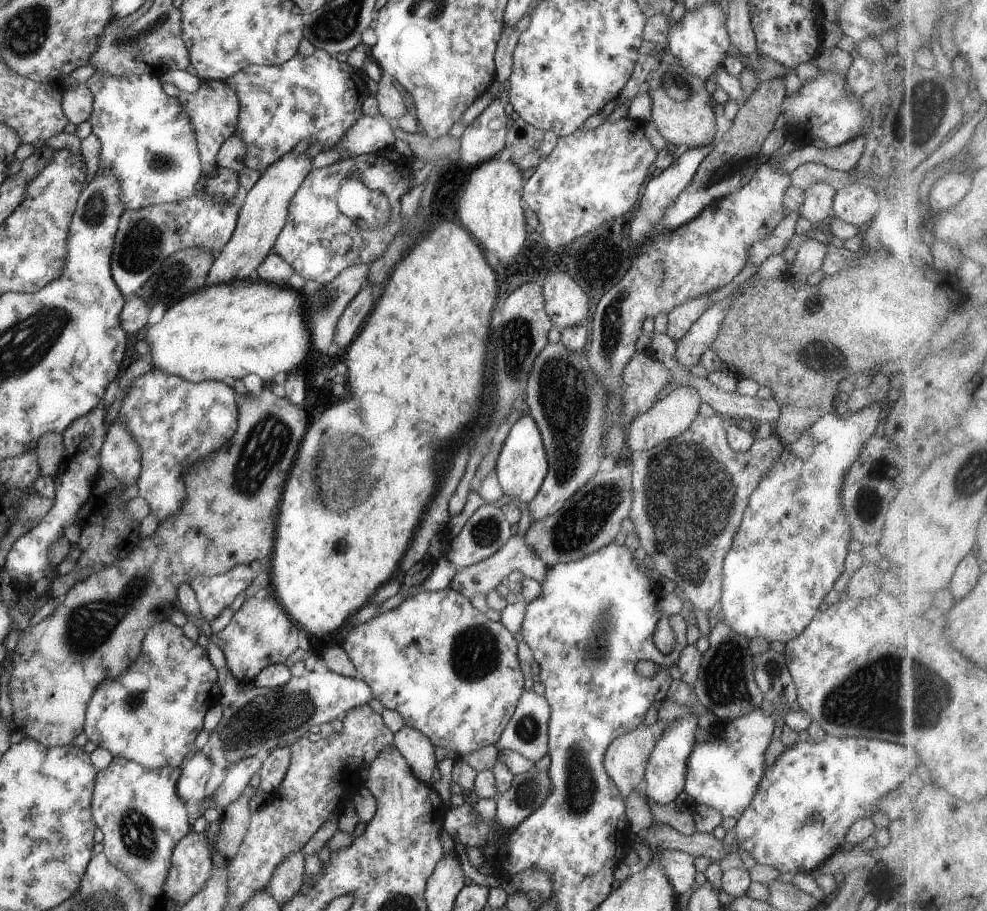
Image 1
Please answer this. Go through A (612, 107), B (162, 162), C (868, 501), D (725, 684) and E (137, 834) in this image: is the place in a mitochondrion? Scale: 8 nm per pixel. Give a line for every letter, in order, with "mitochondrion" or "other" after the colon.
A: other
B: mitochondrion
C: mitochondrion
D: mitochondrion
E: mitochondrion

